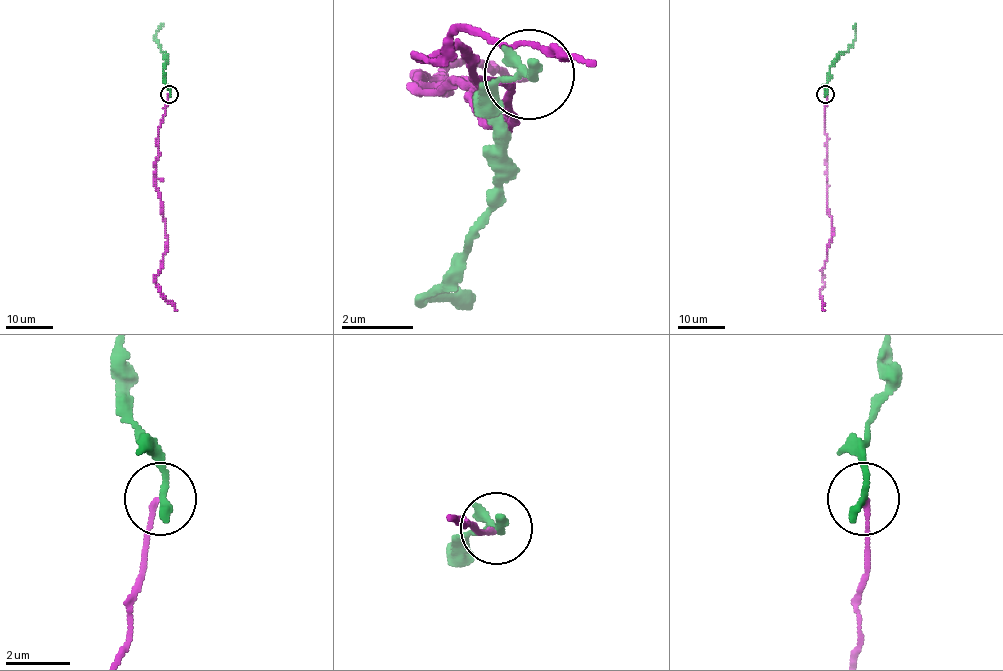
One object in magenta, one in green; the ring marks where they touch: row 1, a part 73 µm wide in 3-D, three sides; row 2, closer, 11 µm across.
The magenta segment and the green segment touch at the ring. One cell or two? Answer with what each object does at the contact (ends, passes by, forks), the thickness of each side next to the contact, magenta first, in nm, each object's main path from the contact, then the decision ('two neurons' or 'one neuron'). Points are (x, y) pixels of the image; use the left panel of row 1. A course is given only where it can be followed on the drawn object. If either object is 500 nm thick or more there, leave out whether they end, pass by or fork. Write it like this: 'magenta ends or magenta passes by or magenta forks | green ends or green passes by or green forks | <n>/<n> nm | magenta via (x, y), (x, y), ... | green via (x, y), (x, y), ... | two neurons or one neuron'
magenta ends | green ends | 160/280 nm | magenta via (169, 93), (158, 131), (154, 181), (166, 223), (167, 252), (154, 281), (178, 311) | green via (169, 93), (169, 86), (163, 78), (165, 53), (155, 38), (161, 23) | two neurons

